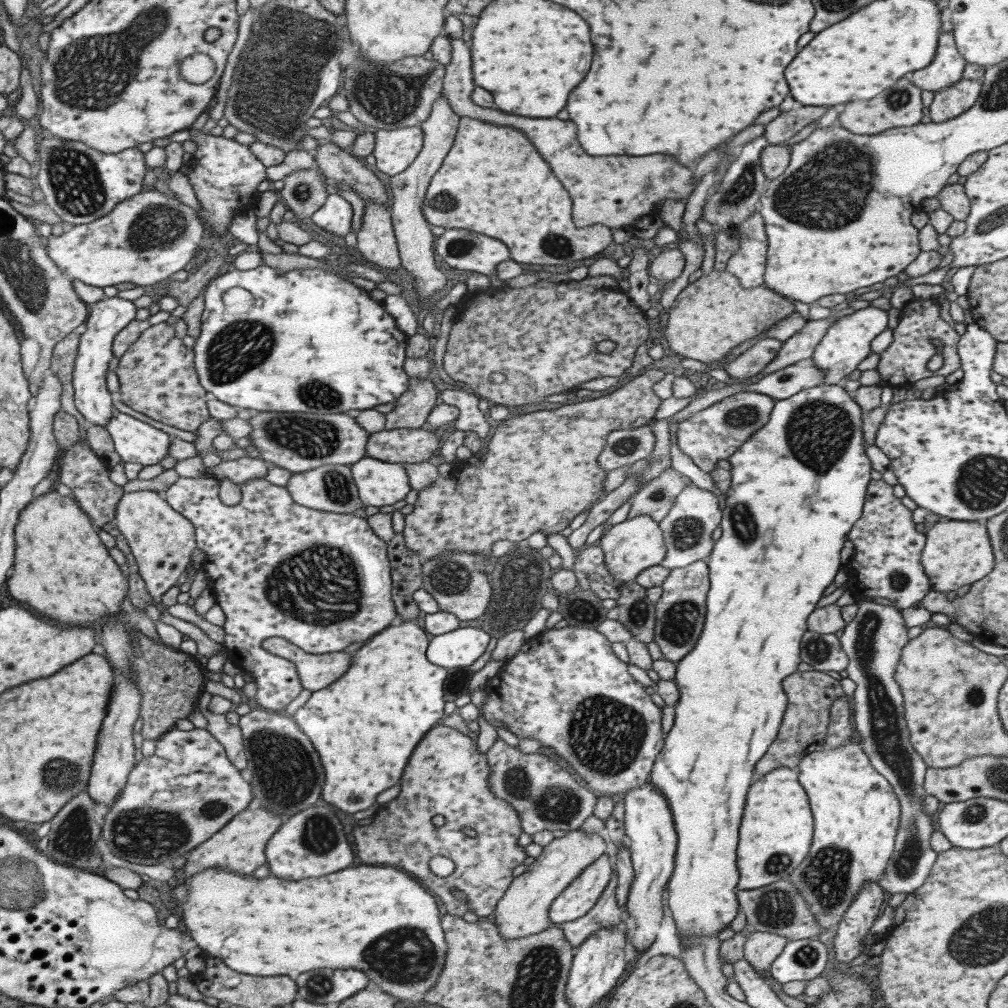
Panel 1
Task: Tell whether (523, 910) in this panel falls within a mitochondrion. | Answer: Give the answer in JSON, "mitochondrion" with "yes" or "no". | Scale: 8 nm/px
{"mitochondrion":"no"}

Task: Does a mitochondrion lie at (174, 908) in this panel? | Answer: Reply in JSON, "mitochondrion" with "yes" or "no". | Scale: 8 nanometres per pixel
{"mitochondrion":"no"}

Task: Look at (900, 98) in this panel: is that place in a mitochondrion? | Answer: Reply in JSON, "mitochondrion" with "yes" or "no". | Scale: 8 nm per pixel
{"mitochondrion":"yes"}

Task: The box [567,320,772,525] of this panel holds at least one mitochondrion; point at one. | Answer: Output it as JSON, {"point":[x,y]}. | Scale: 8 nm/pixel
{"point":[743,416]}

